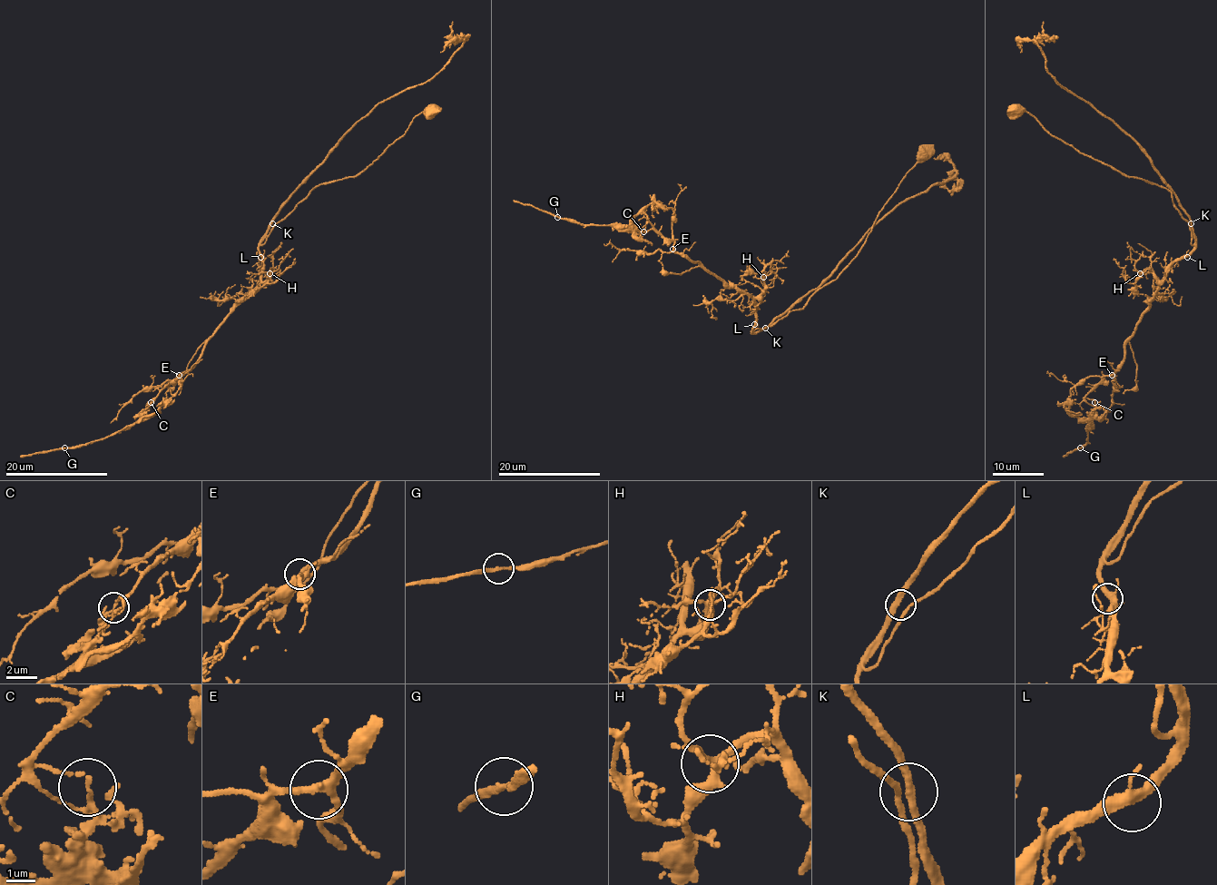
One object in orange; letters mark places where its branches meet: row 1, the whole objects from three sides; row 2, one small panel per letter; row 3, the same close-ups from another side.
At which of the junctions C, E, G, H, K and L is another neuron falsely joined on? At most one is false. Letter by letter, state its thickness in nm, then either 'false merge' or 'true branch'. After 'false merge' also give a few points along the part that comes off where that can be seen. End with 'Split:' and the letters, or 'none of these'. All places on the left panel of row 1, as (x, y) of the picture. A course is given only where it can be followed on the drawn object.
C: 130 nm thick; false merge; foreign part runs (151, 402), (134, 422), (96, 440), (21, 457)
E: 280 nm thick; true branch
G: 180 nm thick; true branch
H: 280 nm thick; true branch
K: 320 nm thick; true branch
L: 320 nm thick; true branch
Split: C

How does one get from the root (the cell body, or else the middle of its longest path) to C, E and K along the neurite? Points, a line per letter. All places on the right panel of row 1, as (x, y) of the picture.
C: (1187, 255), (1170, 267), (1150, 306), (1125, 342), (1125, 358), (1113, 374), (1105, 375), (1084, 397), (1094, 402)
E: (1187, 255), (1170, 267), (1150, 306), (1125, 342), (1125, 358), (1112, 375)
K: (1187, 255), (1194, 246), (1191, 223)

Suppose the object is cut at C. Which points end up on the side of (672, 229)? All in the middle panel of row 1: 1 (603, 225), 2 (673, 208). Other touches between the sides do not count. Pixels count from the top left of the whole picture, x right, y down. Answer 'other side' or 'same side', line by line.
1: other side
2: same side

